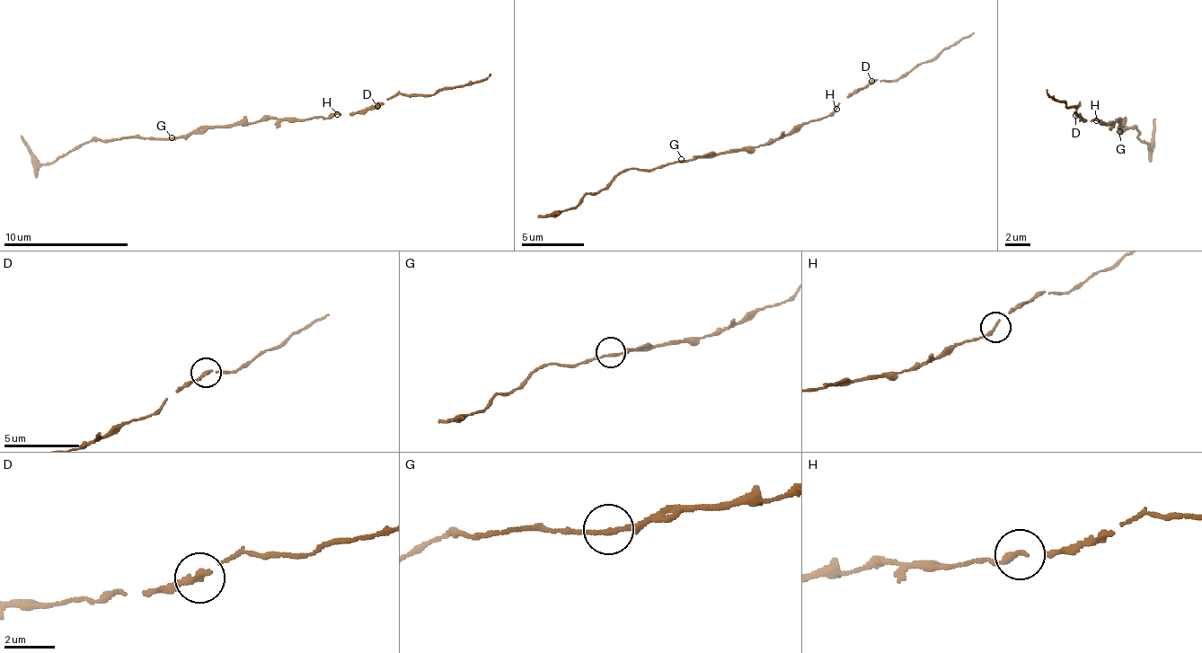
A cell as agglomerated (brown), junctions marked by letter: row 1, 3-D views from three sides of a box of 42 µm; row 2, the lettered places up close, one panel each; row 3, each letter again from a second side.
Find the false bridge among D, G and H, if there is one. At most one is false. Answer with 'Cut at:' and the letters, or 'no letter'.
Cut at: no letter

